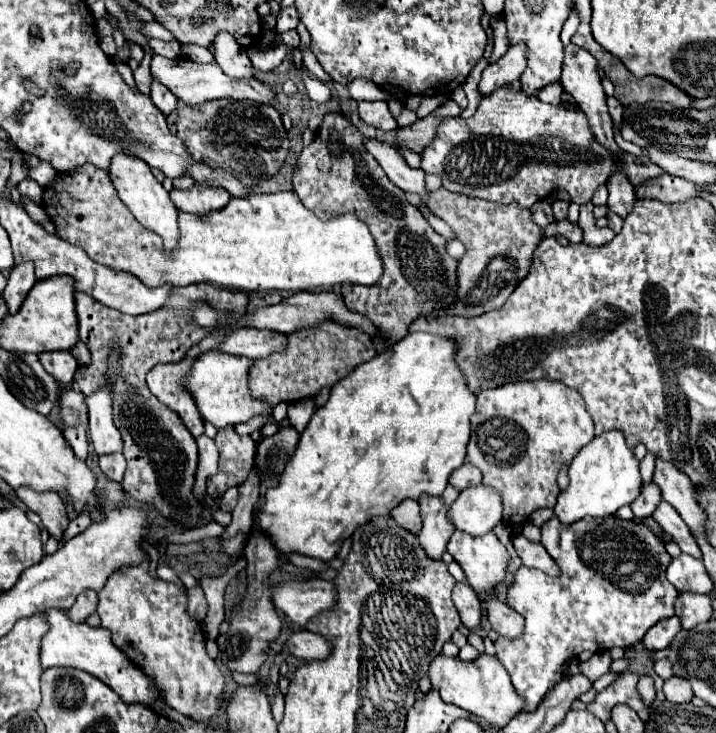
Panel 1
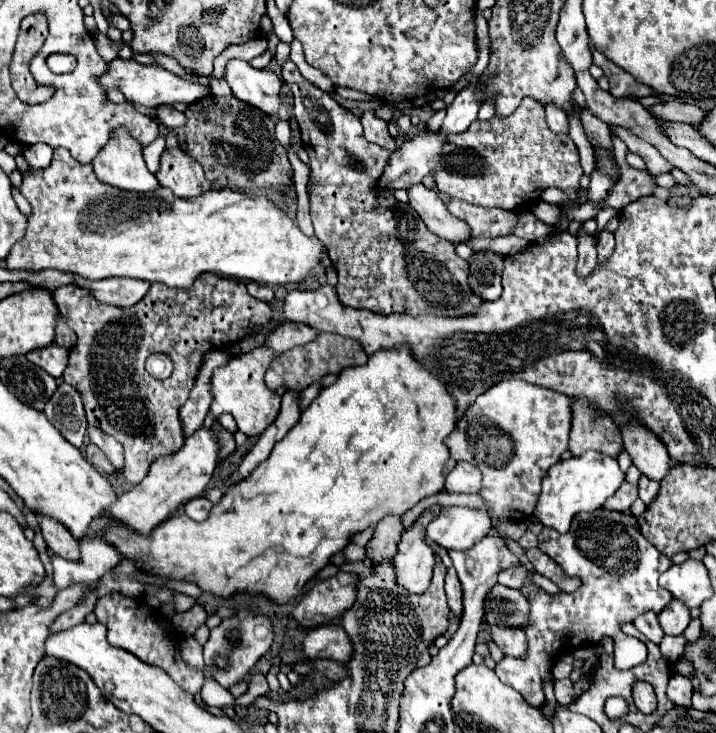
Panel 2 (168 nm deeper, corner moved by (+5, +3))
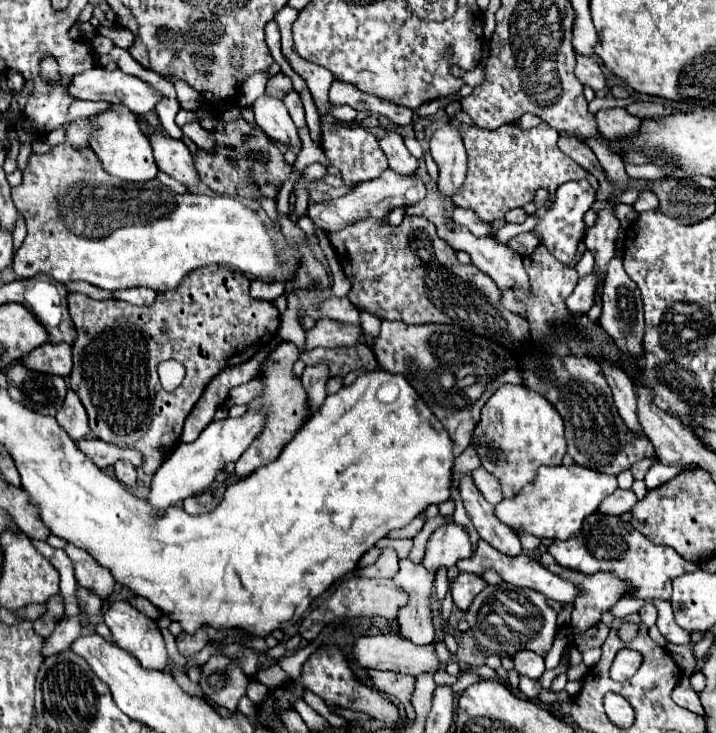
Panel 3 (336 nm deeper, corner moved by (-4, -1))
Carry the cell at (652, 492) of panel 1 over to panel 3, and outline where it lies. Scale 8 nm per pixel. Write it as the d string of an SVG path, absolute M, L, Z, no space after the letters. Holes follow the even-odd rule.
M617 488L611 496L607 496L601 506L599 512L603 514L613 514L613 516L621 516L625 512L631 512L633 504L637 504L637 496L633 490L621 490Z

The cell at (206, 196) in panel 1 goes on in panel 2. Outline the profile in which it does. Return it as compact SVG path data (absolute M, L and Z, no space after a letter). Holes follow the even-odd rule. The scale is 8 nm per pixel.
M164 148L156 178L160 186L170 188L176 196L182 198L194 198L212 188L200 164L196 164L196 160L192 160L192 156L180 148Z

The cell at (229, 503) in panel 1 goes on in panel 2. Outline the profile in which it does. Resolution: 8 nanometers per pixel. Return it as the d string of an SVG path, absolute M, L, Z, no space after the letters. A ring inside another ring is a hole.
M198 496L197 498L188 500L188 502L184 504L184 512L186 512L192 520L201 522L208 518L212 506L213 504L210 504L207 498Z

